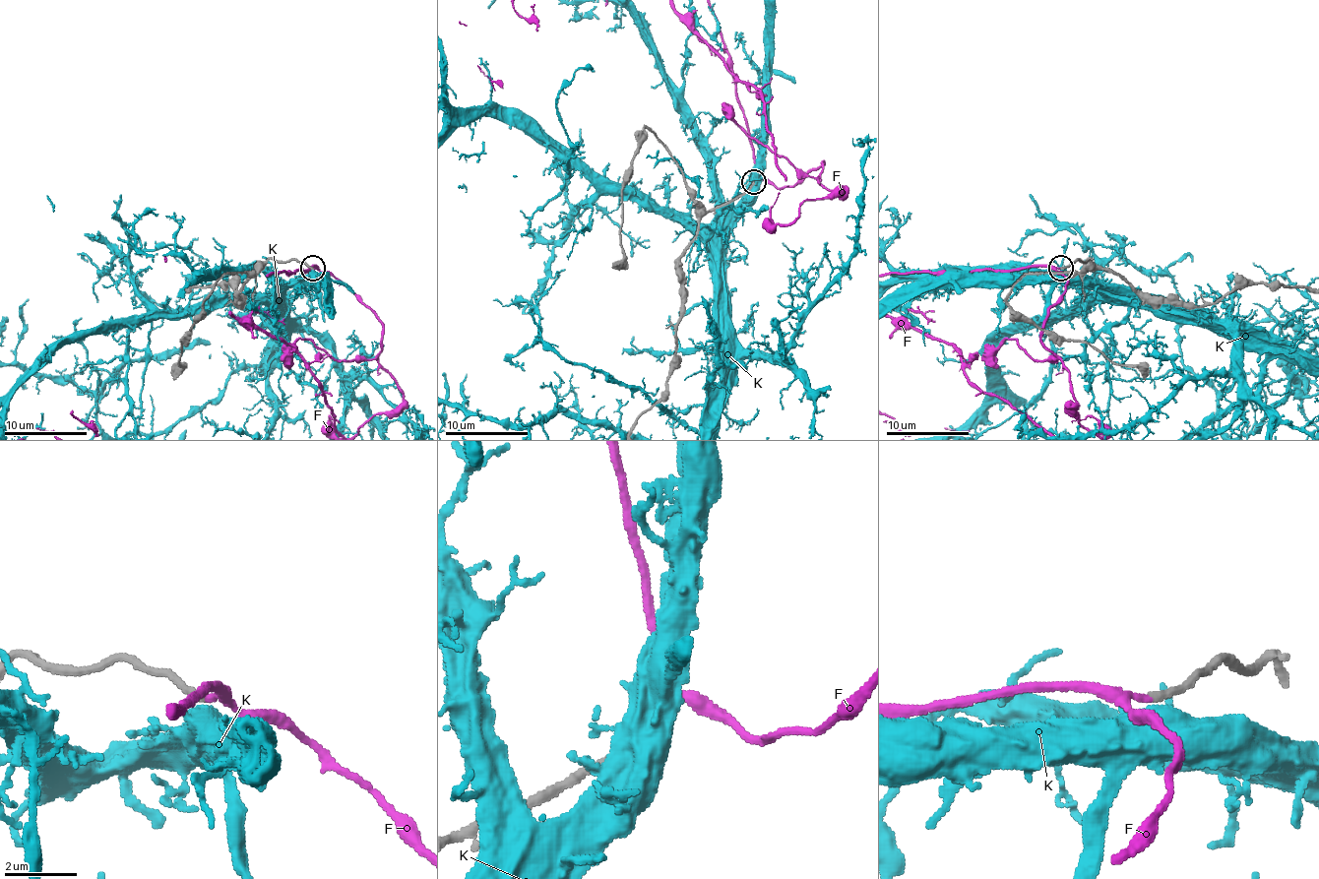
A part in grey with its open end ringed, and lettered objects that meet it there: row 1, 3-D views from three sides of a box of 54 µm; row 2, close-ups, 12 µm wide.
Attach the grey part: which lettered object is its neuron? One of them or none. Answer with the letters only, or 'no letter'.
F

